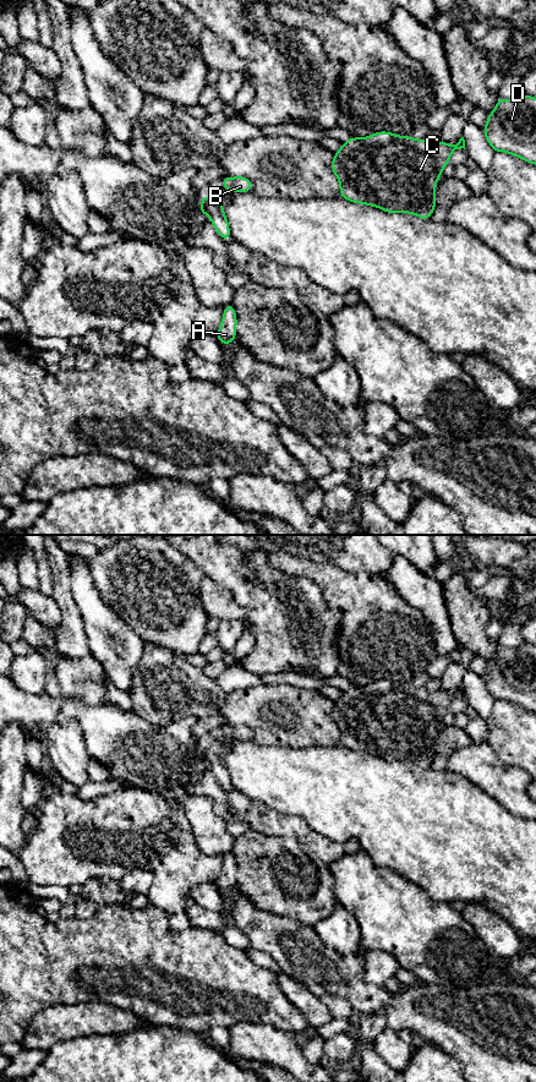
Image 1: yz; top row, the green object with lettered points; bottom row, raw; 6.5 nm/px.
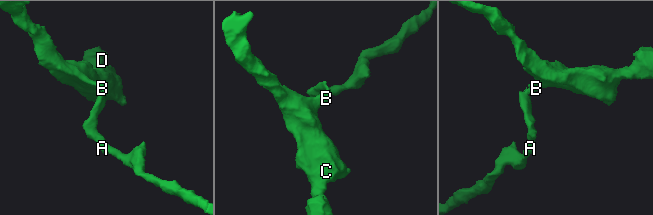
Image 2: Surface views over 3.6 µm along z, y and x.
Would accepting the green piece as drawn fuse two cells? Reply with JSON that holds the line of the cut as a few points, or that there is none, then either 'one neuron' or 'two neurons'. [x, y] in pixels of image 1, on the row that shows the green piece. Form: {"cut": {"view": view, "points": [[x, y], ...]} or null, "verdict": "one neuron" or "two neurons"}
{"cut": null, "verdict": "one neuron"}

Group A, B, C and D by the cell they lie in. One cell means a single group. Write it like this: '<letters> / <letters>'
A B C D

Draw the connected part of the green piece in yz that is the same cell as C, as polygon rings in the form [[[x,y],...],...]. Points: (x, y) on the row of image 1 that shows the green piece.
[[[381,131],[373,132],[365,138],[352,137],[344,141],[343,147],[334,153],[330,169],[339,180],[341,198],[354,203],[378,207],[387,213],[410,213],[427,220],[431,219],[432,212],[437,206],[434,200],[437,181],[447,166],[452,153],[461,148],[465,149],[464,137],[456,144],[450,146],[442,140],[431,143],[411,136],[398,136],[388,131]]]

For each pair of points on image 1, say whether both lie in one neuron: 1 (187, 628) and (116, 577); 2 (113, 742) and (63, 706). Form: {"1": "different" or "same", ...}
{"1": "same", "2": "same"}

